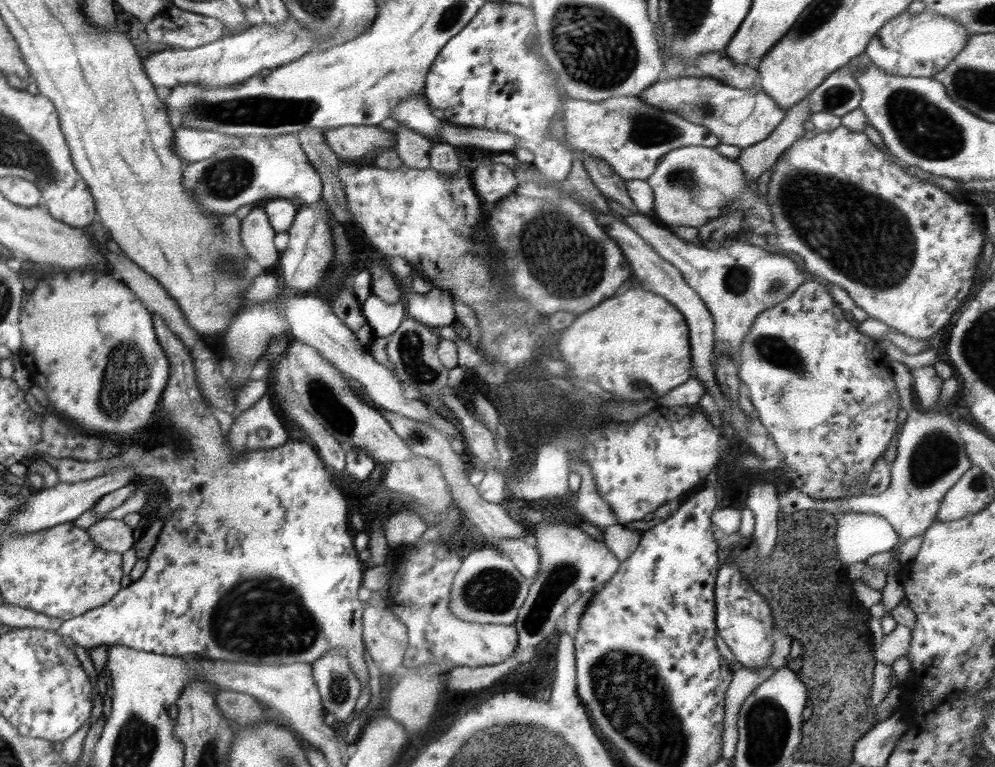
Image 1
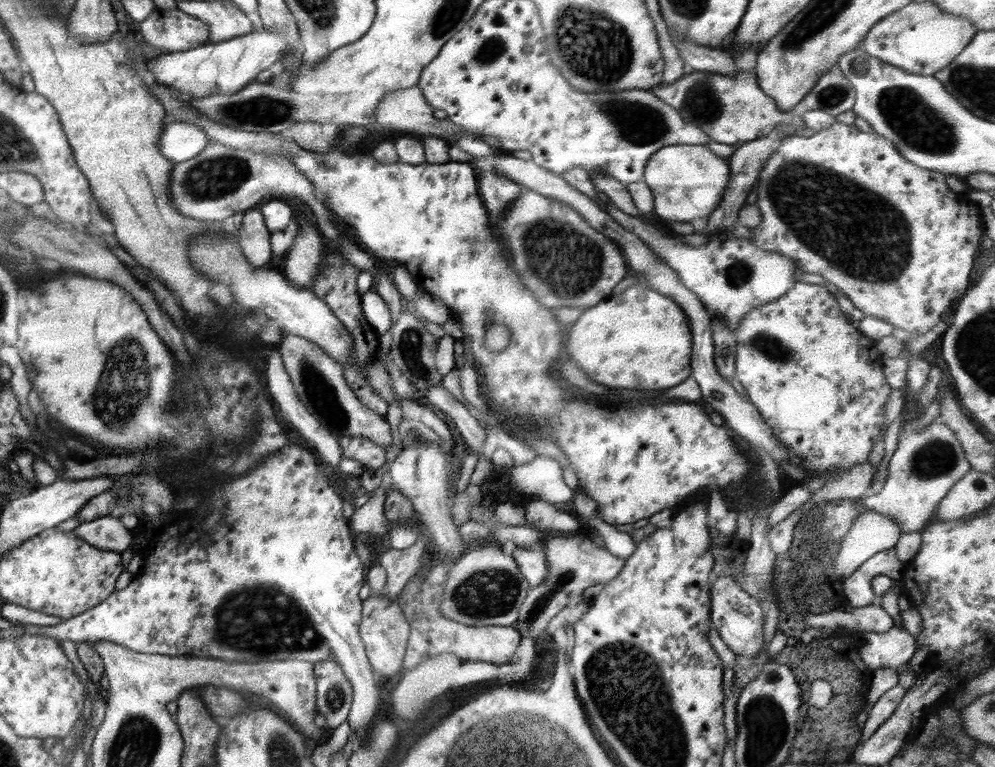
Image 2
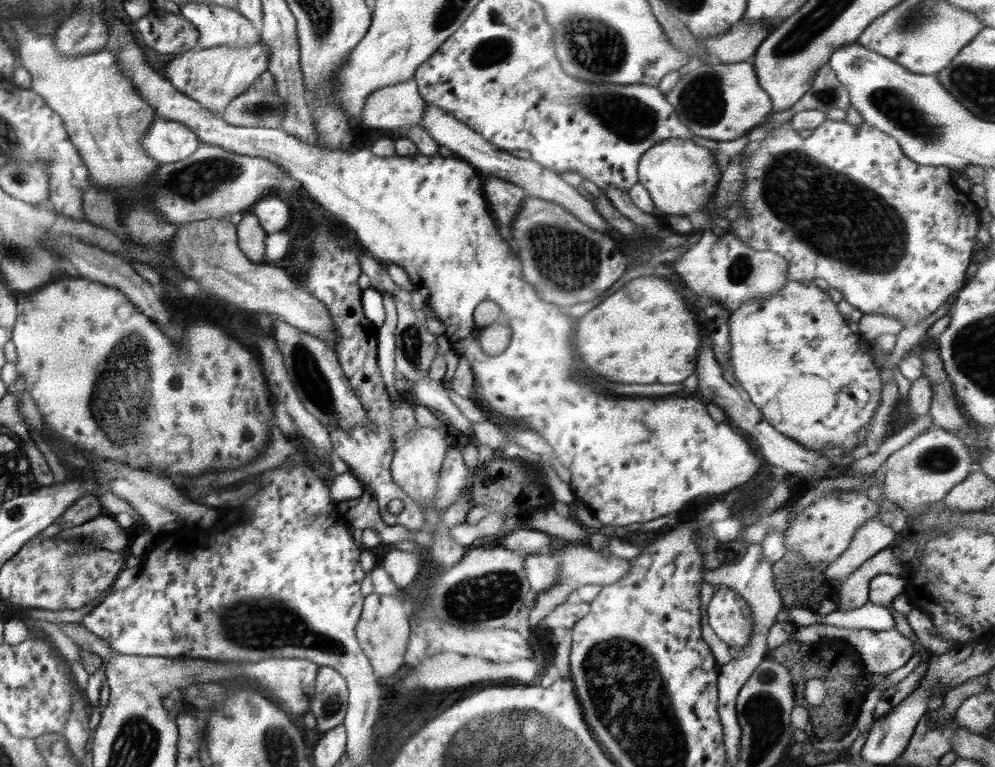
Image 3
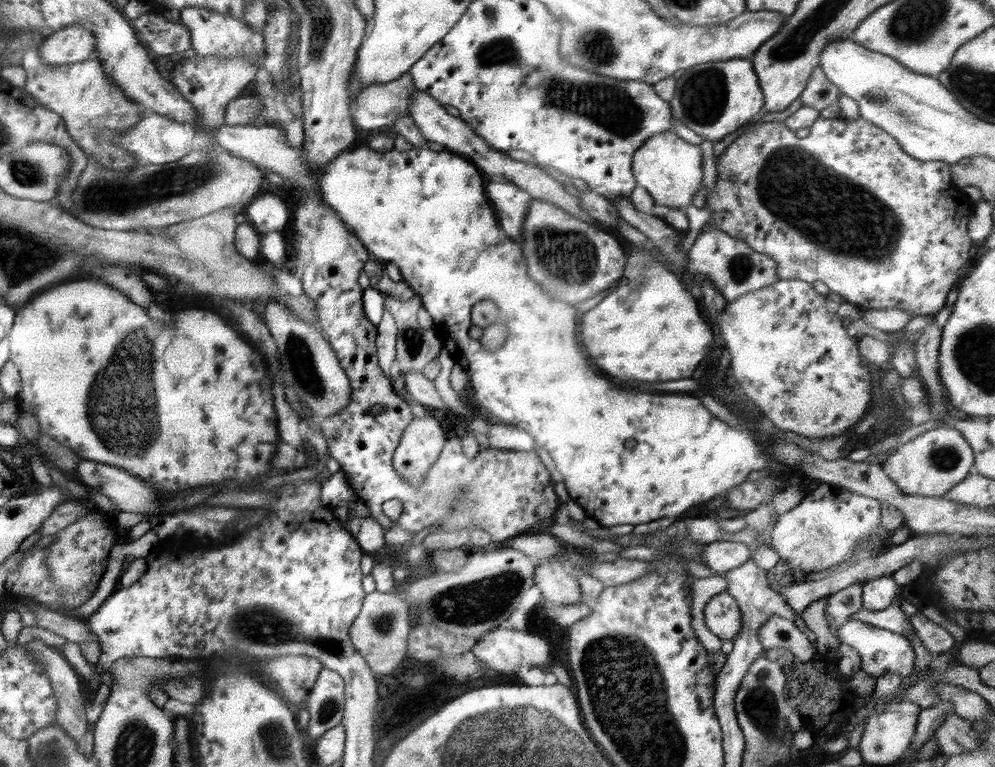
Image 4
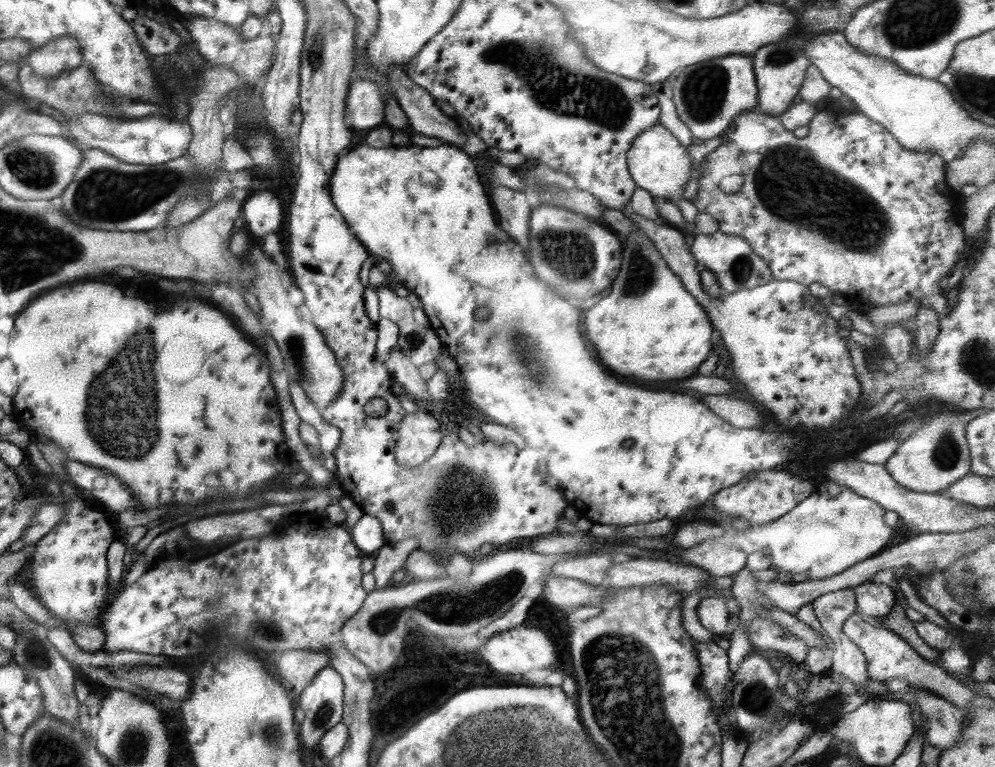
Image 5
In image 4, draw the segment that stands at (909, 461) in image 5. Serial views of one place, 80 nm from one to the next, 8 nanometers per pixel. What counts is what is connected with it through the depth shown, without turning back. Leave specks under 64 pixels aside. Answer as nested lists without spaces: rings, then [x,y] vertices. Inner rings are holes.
[[[944,426],[902,444],[885,458],[883,465],[885,473],[904,494],[938,497],[962,482],[970,474],[974,461],[973,450],[960,432]]]

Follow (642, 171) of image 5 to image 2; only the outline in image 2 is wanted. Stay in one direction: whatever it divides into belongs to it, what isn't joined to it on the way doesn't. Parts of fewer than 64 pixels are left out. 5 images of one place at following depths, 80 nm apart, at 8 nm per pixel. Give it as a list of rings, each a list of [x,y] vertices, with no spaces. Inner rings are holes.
[[[673,144],[657,150],[644,167],[643,176],[652,190],[656,214],[666,222],[691,223],[694,218],[708,218],[720,204],[728,186],[731,176],[728,163],[706,145]]]

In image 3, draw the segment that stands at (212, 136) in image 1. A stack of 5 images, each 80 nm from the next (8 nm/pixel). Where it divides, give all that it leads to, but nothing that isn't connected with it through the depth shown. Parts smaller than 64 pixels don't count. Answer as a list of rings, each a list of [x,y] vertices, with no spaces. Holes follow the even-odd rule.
[[[155,117],[143,134],[141,145],[147,155],[159,164],[170,164],[188,158],[200,143],[196,133],[185,124]]]

